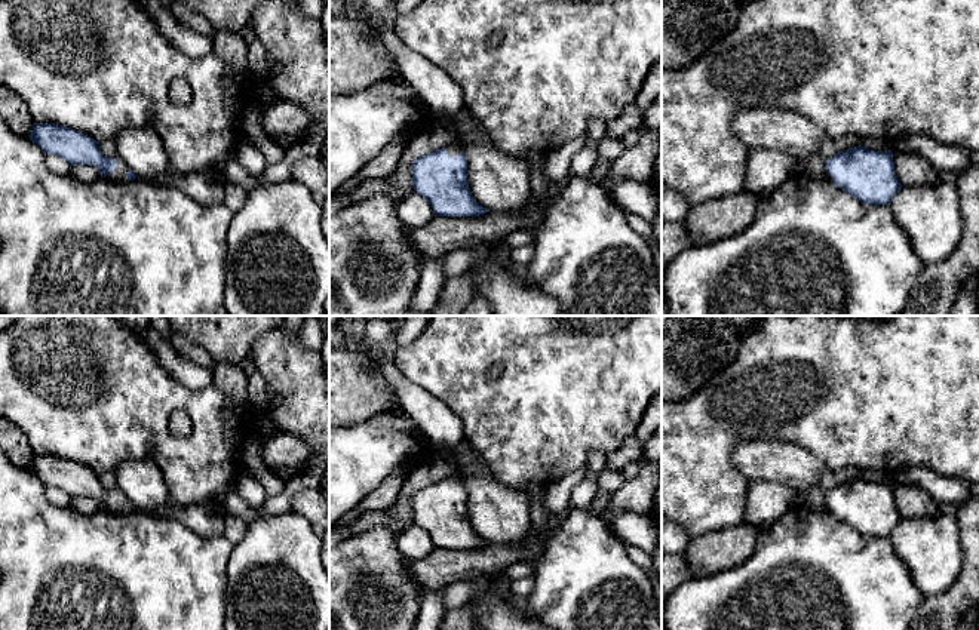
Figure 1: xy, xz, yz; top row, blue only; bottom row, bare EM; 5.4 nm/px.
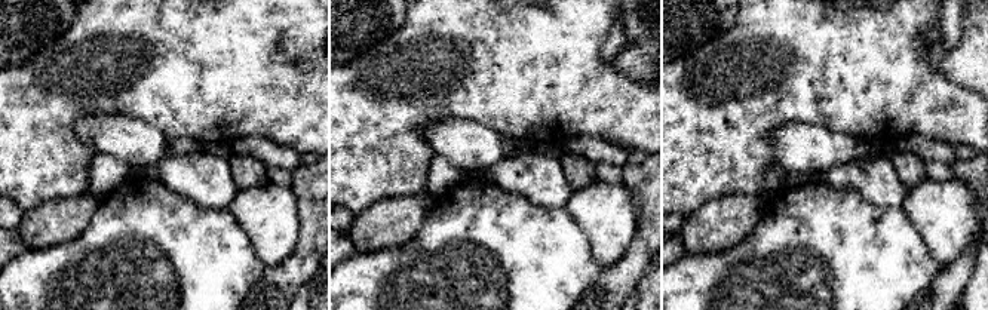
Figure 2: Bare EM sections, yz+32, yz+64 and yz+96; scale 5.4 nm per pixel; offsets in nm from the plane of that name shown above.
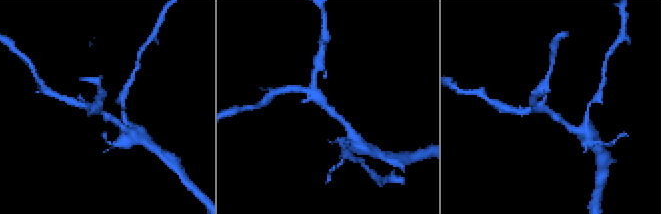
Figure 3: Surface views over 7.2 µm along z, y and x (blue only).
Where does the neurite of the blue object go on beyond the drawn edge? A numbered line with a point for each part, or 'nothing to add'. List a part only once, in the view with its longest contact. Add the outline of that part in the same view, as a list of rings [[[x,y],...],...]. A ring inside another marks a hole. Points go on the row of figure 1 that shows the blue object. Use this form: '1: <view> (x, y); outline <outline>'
1: xy (120, 174); outline [[[113,156],[111,159],[114,159],[117,162],[116,170],[111,172],[110,175],[104,176],[101,173],[101,178],[107,178],[111,181],[117,181],[117,182],[126,182],[128,181],[128,170],[129,166],[125,163],[125,160],[120,156]]]

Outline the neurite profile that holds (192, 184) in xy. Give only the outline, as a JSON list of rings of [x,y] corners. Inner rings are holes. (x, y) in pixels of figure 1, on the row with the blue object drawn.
[[[203,170],[187,175],[172,175],[172,185],[200,205],[224,203],[225,181],[218,172]]]

